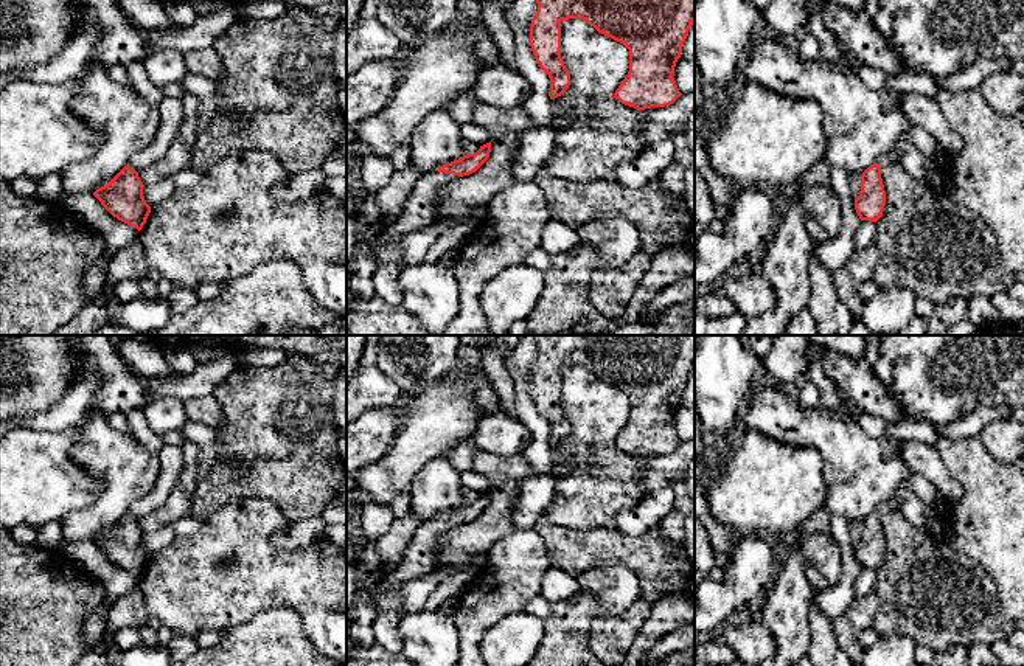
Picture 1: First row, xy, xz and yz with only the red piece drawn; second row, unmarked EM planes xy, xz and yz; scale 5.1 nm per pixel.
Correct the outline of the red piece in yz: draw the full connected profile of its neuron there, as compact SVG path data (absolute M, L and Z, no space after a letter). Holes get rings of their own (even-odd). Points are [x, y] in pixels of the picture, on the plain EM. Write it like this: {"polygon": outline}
{"polygon": "M886 501L862 520L861 539L855 546L855 557L861 568L876 570L883 564L886 539L881 526L881 517L895 511L898 511L897 503Z"}

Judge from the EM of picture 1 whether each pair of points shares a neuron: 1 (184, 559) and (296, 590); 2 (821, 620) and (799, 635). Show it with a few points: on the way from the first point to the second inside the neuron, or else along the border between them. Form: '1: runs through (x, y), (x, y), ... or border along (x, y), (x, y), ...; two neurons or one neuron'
1: runs through (212, 582), (268, 582); one neuron
2: border along (811, 603), (808, 610), (810, 645), (807, 649); two neurons

